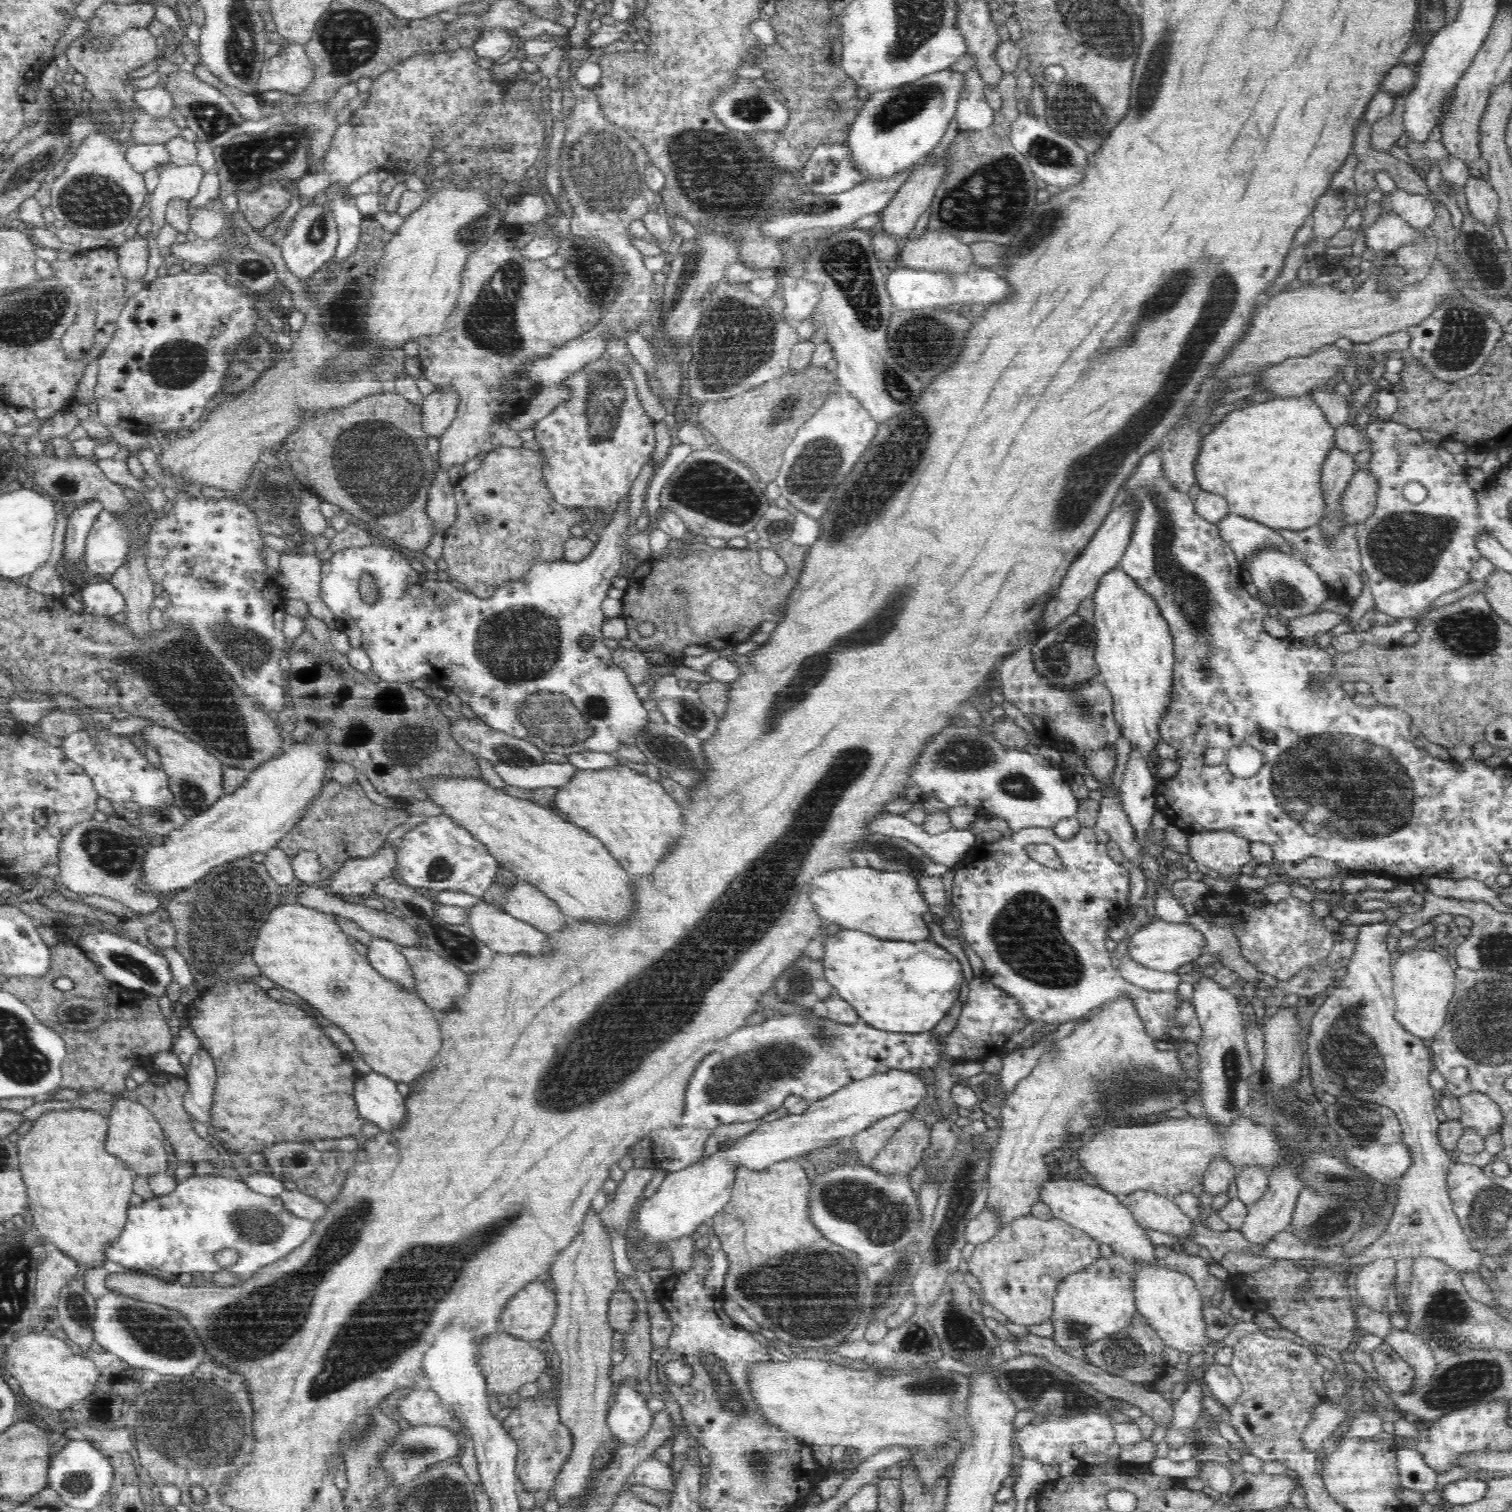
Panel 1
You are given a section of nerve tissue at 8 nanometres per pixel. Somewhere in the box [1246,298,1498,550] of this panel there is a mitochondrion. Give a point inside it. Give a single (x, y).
(1465, 335)

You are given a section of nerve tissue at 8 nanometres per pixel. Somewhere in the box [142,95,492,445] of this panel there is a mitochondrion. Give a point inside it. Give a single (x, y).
(178, 363)

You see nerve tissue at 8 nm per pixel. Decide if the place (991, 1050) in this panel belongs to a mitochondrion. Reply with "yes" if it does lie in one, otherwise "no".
no

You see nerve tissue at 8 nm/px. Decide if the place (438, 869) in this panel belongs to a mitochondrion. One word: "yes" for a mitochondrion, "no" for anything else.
yes

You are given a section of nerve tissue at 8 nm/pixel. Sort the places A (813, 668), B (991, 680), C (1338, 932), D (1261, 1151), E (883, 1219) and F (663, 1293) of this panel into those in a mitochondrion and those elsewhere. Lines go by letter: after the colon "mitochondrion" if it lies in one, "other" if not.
A: mitochondrion
B: other
C: other
D: other
E: mitochondrion
F: other

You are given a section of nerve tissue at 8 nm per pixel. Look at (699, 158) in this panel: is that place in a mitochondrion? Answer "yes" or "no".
yes

